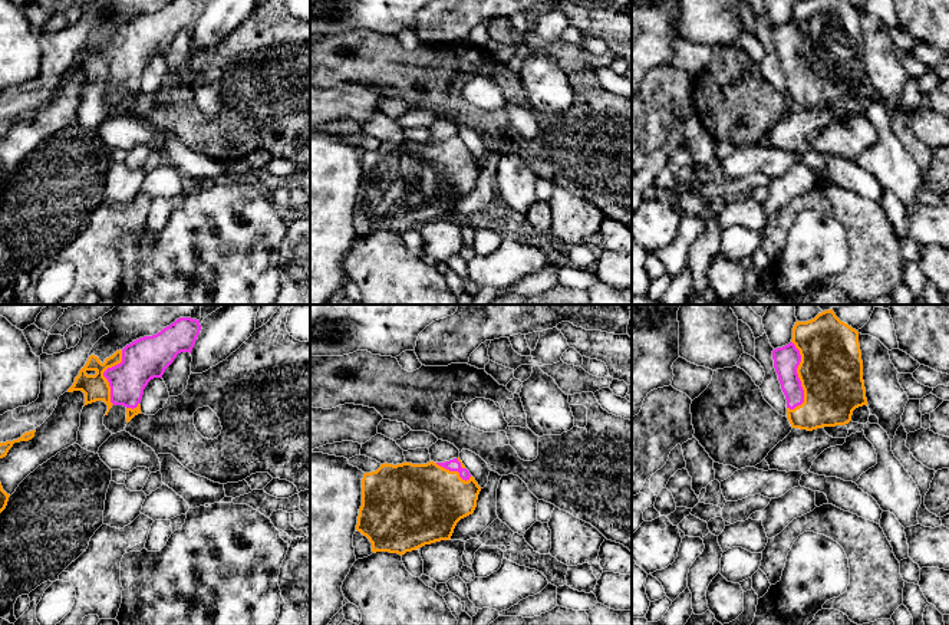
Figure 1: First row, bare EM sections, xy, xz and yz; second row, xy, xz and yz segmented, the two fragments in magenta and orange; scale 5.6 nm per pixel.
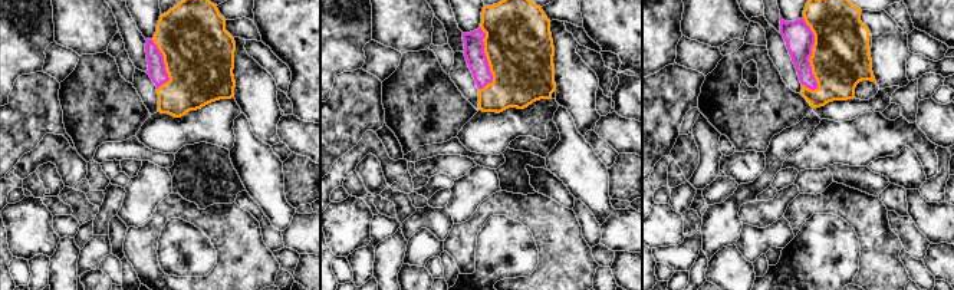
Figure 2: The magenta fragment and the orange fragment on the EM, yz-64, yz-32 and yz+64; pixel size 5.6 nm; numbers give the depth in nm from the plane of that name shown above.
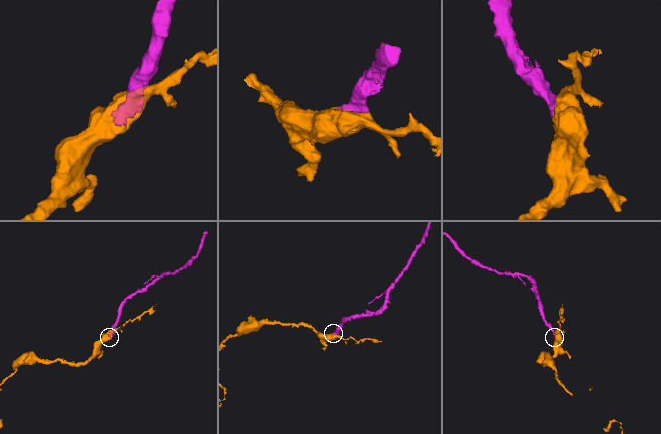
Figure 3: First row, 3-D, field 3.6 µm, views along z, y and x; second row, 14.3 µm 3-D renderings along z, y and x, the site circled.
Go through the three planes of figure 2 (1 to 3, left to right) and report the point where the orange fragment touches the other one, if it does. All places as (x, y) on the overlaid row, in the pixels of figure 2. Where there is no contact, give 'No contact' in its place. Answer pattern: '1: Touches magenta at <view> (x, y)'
1: Touches magenta at yz-64 (164, 65)
2: Touches magenta at yz-32 (486, 61)
3: Touches magenta at yz+64 (811, 55)

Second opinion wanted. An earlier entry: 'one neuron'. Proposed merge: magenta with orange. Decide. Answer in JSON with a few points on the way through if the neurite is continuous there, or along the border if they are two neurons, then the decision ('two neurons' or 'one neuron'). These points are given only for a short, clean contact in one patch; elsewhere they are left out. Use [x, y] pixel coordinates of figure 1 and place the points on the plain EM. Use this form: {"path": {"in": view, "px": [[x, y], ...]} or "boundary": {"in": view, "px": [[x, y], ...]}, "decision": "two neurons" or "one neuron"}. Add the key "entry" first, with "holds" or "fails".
{"entry": "holds", "decision": "one neuron"}

